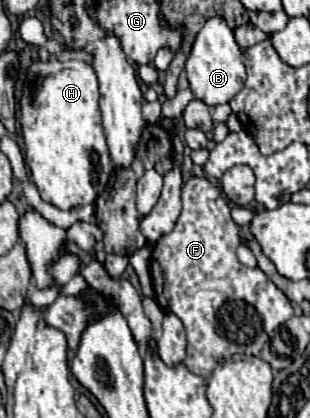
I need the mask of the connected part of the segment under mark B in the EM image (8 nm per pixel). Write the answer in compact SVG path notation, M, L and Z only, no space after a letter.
M213 17L209 19L203 29L199 31L191 55L185 63L189 87L197 99L201 99L205 105L215 107L221 103L229 103L237 91L241 91L245 83L245 65L241 61L241 49L233 39L233 31L227 27L225 19Z

